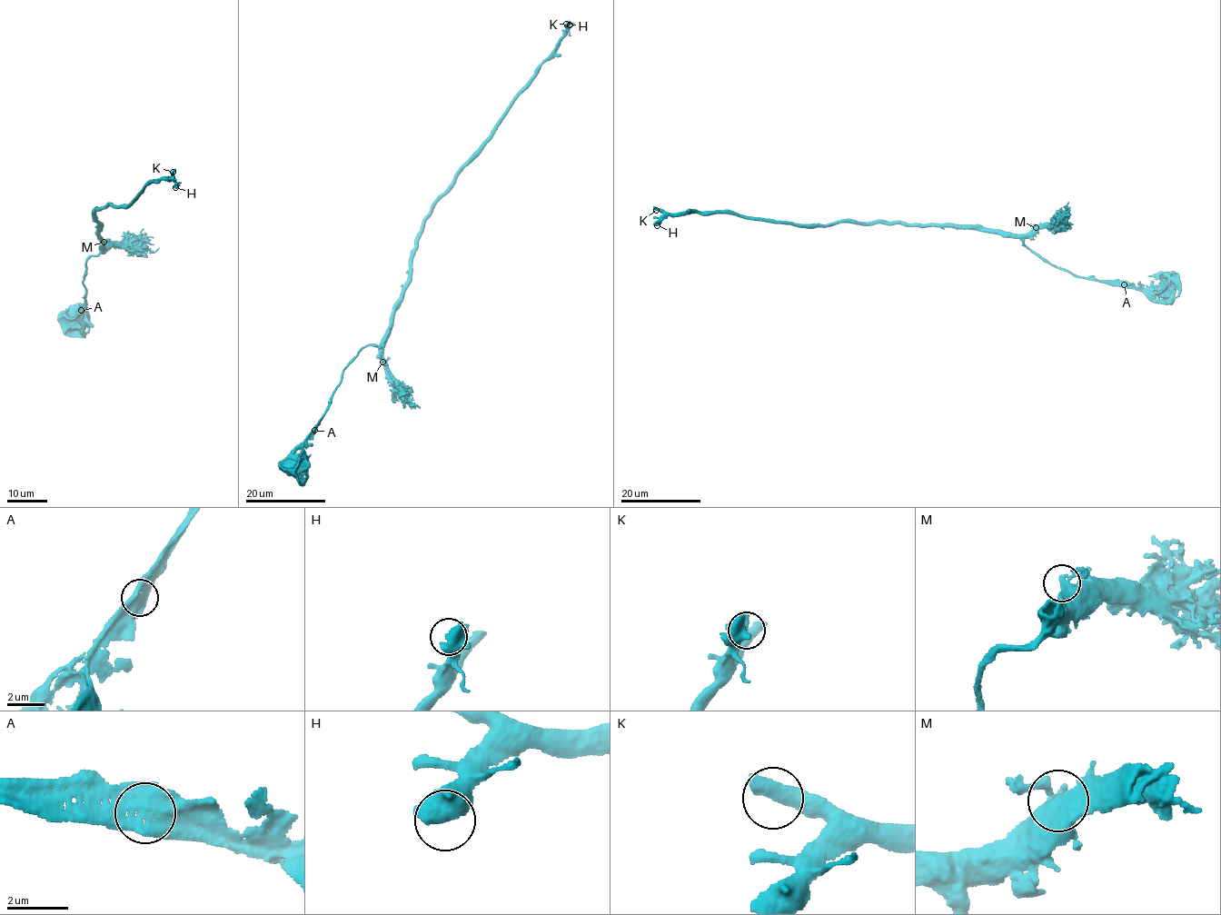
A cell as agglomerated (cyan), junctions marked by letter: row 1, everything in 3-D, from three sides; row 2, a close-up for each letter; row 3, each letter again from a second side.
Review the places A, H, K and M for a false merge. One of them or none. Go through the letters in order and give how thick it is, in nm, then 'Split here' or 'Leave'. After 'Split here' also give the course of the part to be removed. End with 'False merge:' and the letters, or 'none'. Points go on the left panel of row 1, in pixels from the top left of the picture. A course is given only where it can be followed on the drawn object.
A: Thickness 440 nm. Leave
H: Thickness 500 nm. Leave
K: Thickness 440 nm. Leave
M: Thickness 360 nm. Leave
False merge: none

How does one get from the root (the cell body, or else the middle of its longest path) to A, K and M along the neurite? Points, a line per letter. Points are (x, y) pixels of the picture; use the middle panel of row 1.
A: (295, 463), (302, 454), (302, 442), (314, 431)
K: (295, 463), (345, 366), (364, 347), (382, 343), (423, 218), (570, 24)
M: (295, 463), (305, 437), (324, 413), (341, 381), (342, 371), (358, 351), (373, 344), (379, 348), (382, 362)

